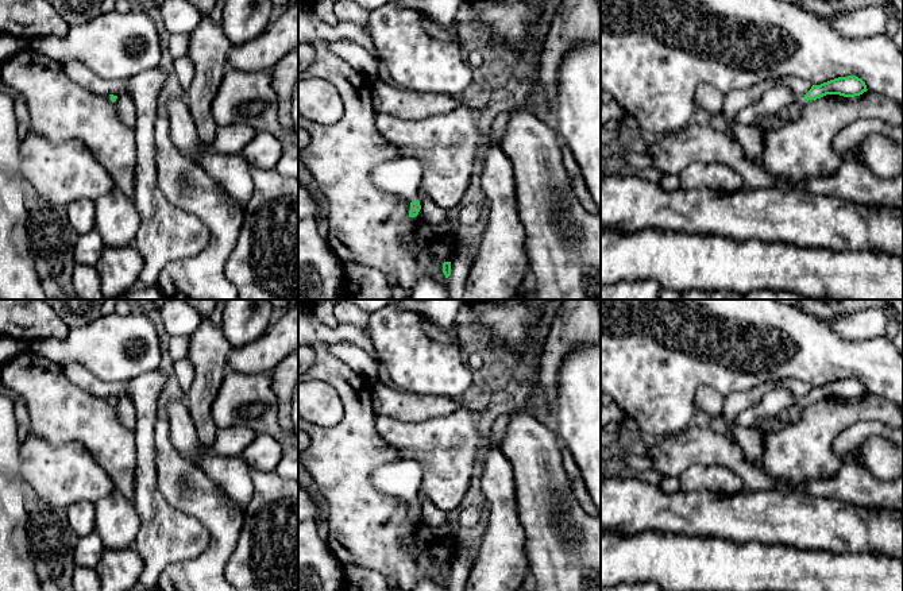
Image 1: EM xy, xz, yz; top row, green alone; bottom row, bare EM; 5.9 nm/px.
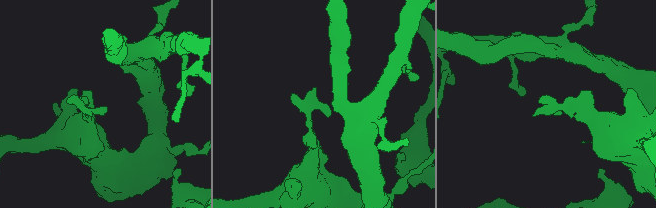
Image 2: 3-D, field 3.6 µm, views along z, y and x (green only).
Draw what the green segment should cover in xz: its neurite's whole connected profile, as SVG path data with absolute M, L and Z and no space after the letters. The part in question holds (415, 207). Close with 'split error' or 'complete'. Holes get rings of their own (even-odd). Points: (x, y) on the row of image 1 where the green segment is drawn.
M398 158L379 163L373 171L377 189L400 194L410 201L409 217L418 215L421 205L417 192L422 178L422 165L417 158Z; split error

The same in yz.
M856 76L838 77L821 85L813 85L804 96L795 94L783 86L775 86L768 89L759 103L741 109L737 113L734 123L750 125L755 124L760 115L777 113L787 105L798 105L803 101L817 100L826 94L854 97L863 94L867 90L868 89L865 82Z; split error

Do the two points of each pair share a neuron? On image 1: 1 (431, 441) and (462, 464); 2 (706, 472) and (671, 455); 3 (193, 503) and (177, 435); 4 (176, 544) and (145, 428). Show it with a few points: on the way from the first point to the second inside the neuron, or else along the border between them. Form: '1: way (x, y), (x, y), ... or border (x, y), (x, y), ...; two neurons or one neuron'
1: way (439, 444), (454, 459); one neuron
2: border (725, 466), (691, 464), (678, 476); two neurons
3: border (169, 423), (172, 444), (204, 474); two neurons
4: way (157, 516), (146, 493), (146, 456); one neuron

